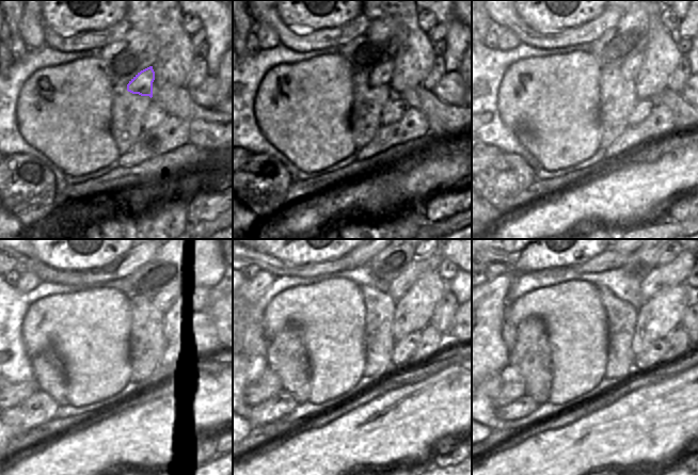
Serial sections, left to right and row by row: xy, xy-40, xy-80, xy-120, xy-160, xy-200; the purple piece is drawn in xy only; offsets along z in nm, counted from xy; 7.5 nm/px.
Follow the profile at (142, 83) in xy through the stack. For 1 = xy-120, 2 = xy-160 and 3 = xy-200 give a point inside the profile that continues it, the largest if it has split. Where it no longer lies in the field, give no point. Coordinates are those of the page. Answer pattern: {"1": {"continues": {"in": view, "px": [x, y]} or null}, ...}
{"1": {"continues": {"in": "xy-120", "px": [170, 272]}}, "2": {"continues": {"in": "xy-160", "px": [410, 272]}}, "3": {"continues": {"in": "xy-200", "px": [653, 279]}}}

